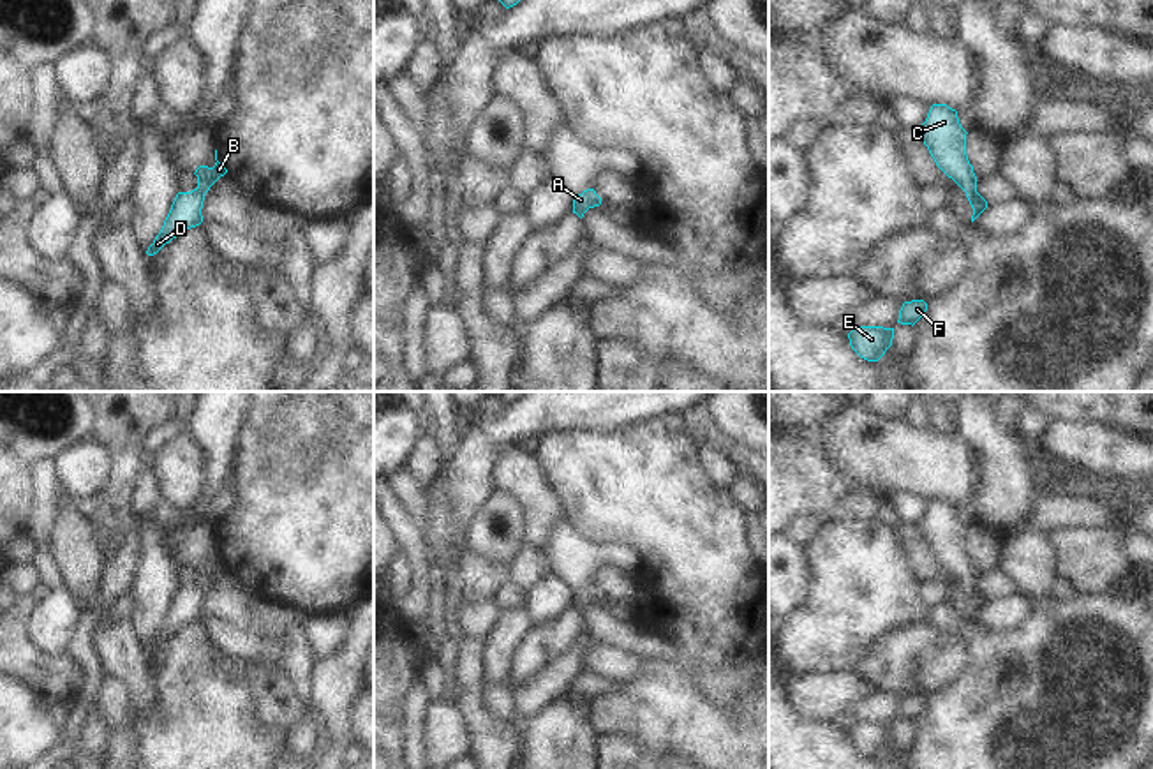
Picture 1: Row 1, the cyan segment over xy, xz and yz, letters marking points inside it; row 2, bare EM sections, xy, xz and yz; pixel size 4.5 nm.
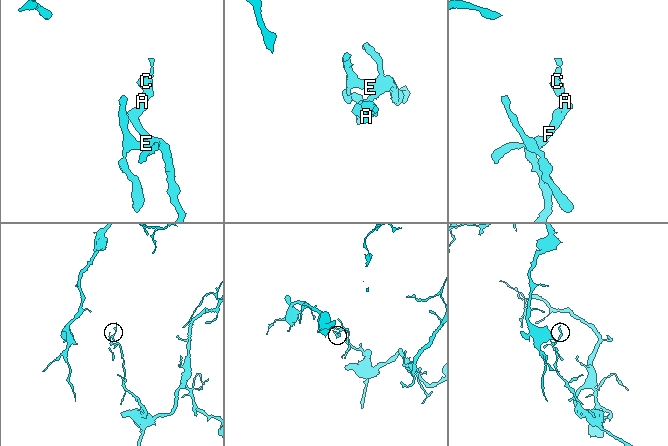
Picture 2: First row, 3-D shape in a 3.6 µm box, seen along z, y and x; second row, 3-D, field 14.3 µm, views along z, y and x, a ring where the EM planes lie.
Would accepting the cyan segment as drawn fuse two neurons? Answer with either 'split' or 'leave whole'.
leave whole

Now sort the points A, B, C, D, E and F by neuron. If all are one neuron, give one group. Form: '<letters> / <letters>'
A B C D E F

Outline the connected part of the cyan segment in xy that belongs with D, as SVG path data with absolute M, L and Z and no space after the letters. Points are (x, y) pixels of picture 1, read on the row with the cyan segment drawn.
M219 161L213 168L199 166L196 169L194 175L197 176L197 187L190 192L176 194L160 233L155 236L153 243L146 250L148 256L157 254L173 238L203 222L201 208L205 194L226 173L227 169Z

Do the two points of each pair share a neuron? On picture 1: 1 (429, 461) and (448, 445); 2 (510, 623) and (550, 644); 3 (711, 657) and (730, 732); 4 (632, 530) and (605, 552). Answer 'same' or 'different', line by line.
1: different
2: different
3: same
4: different

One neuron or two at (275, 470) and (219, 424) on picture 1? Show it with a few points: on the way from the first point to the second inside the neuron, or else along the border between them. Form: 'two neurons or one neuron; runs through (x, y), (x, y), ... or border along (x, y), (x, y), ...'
two neurons; border along (247, 410), (233, 447)

